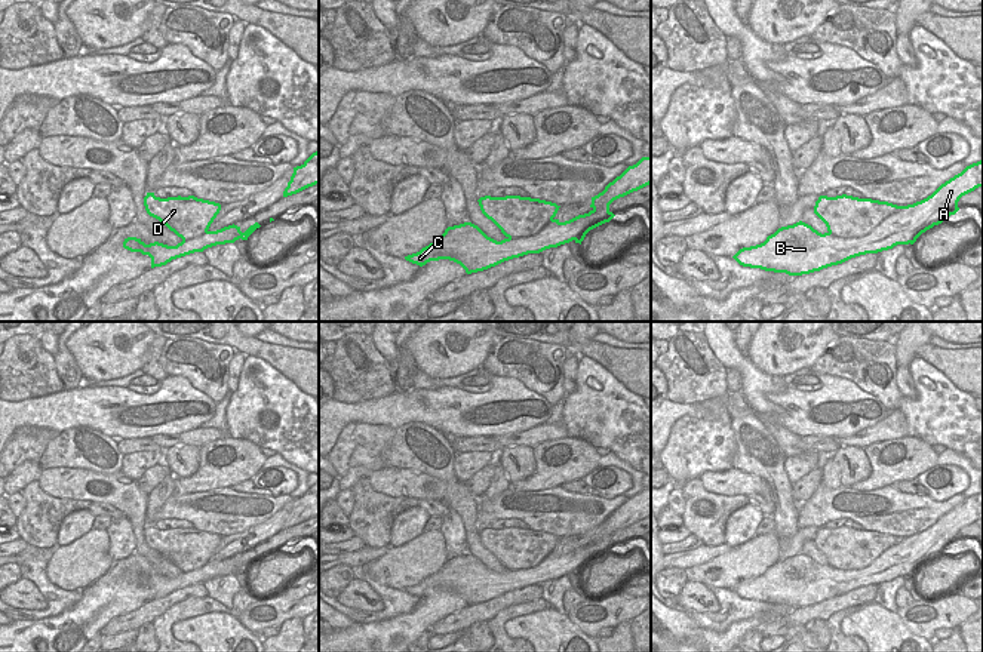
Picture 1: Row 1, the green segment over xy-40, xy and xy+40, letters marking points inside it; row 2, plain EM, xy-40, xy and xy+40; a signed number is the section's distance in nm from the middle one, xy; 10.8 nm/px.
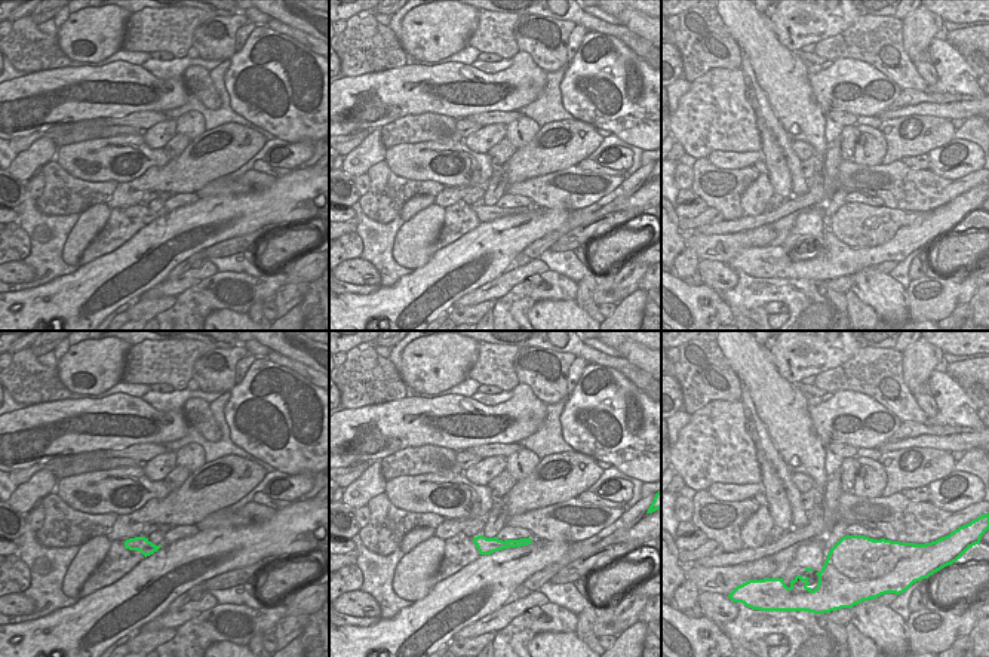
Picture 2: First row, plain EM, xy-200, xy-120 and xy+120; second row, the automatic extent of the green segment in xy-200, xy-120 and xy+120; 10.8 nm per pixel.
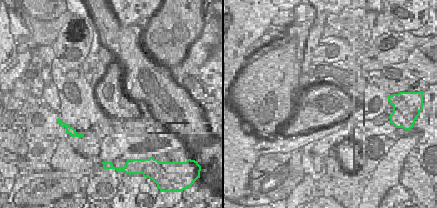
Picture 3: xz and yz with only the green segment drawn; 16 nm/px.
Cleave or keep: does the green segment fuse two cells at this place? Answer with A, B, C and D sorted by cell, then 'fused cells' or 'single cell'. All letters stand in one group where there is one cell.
groups A B C / D; fused cells

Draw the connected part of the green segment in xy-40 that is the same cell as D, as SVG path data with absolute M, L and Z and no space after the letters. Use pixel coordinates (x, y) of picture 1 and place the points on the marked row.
M147 193L144 206L150 216L159 219L182 240L191 240L208 233L221 210L221 204L194 196L156 197Z

